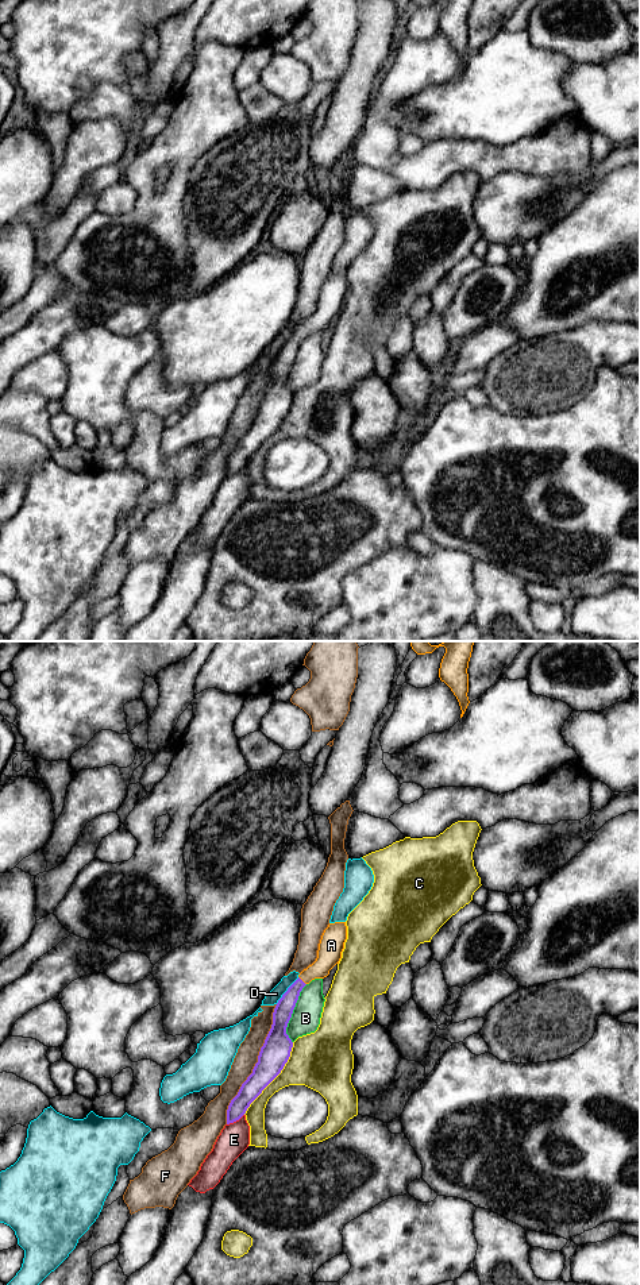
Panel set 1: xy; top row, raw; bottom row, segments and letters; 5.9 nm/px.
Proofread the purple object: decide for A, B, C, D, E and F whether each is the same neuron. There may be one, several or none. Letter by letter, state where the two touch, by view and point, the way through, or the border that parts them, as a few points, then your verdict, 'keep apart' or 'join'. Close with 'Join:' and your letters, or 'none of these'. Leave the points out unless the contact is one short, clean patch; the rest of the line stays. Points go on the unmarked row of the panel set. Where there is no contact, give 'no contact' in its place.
A: meets purple in xy at (301, 332); runs through xy (282, 365), (301, 332), (328, 308), (330, 303); join
B: meets purple in xy at (292, 365); border along xy (307, 336), (300, 344), (286, 379), (286, 386), (292, 394); keep apart
C: meets purple in xy at (274, 429); keep apart
D: meets purple in xy at (286, 343); keep apart
E: meets purple in xy at (235, 473); keep apart
F: meets purple in xy at (255, 416); keep apart
Join: A

